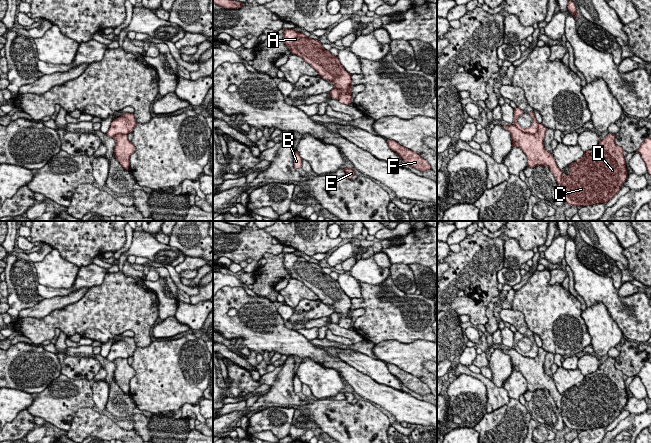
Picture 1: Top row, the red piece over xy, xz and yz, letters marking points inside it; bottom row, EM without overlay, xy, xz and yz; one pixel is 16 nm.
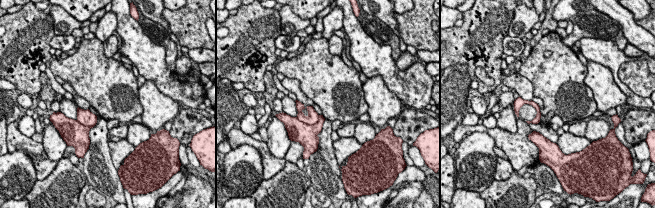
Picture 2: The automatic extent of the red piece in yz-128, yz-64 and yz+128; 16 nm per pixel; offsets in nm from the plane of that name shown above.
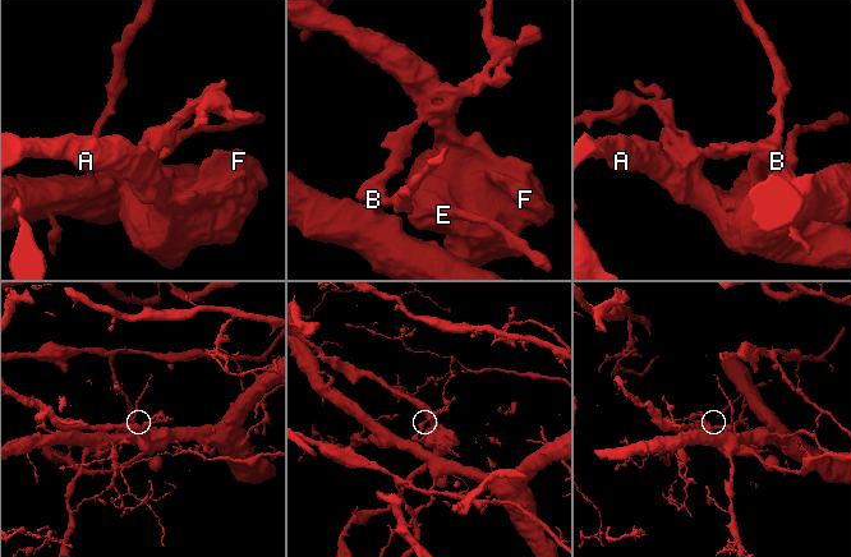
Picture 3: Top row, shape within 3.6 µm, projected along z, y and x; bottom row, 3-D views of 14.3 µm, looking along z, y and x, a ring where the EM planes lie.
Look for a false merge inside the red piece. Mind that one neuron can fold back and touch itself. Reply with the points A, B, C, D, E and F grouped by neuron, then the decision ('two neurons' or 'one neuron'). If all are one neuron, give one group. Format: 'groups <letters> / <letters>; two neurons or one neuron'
groups A C D E F / B; two neurons

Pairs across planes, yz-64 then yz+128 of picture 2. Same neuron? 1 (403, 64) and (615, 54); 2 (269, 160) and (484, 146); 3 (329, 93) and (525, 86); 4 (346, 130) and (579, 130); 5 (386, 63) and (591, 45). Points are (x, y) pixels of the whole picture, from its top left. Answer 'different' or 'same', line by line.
1: different
2: different
3: different
4: same
5: same

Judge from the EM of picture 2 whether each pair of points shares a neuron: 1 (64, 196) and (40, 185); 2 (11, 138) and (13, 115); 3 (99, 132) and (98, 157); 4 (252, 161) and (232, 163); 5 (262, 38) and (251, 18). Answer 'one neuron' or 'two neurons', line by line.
1: one neuron
2: two neurons
3: one neuron
4: one neuron
5: one neuron

